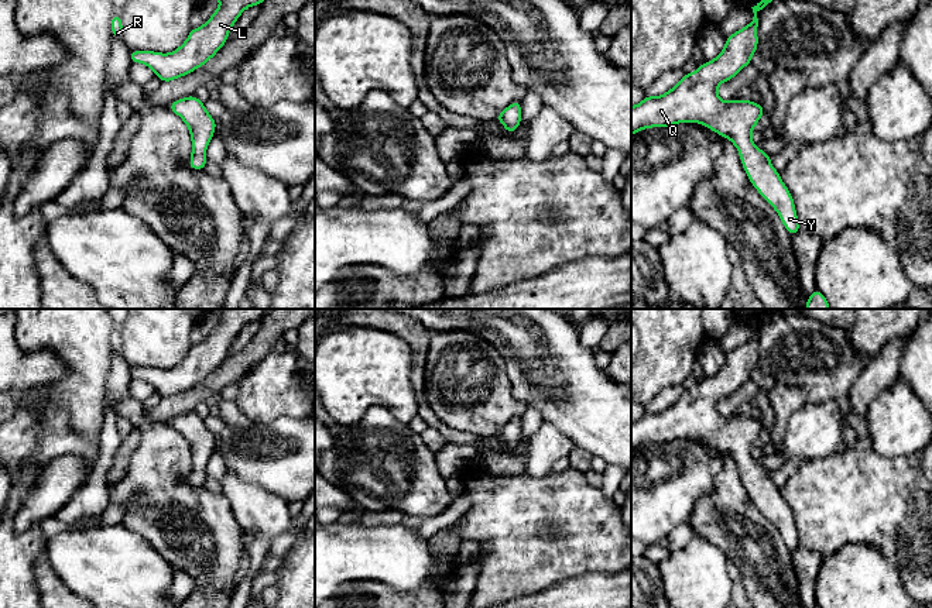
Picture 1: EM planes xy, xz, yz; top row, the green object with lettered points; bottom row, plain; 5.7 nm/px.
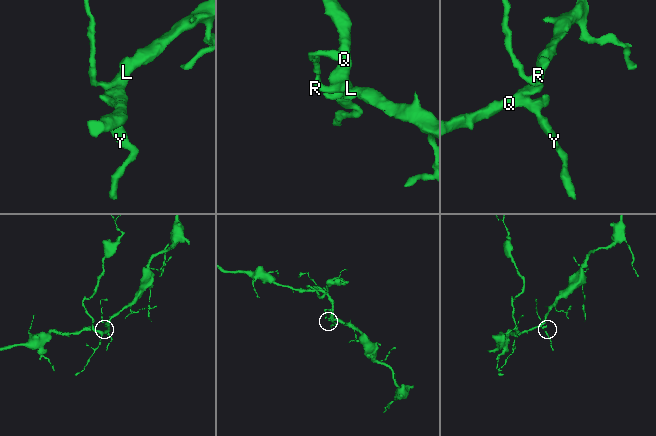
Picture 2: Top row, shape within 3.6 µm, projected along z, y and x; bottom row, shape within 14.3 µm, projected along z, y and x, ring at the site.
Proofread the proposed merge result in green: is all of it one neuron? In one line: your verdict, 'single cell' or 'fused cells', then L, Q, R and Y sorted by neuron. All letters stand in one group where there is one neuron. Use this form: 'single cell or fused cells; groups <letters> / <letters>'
single cell; groups L Q R Y

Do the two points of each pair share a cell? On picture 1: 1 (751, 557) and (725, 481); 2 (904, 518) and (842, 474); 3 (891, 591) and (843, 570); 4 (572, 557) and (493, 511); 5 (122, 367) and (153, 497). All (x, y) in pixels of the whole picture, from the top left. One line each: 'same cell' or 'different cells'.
1: same cell
2: same cell
3: same cell
4: same cell
5: same cell

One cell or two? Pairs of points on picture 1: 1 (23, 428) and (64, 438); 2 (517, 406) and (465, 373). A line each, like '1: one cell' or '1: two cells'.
1: one cell
2: one cell

